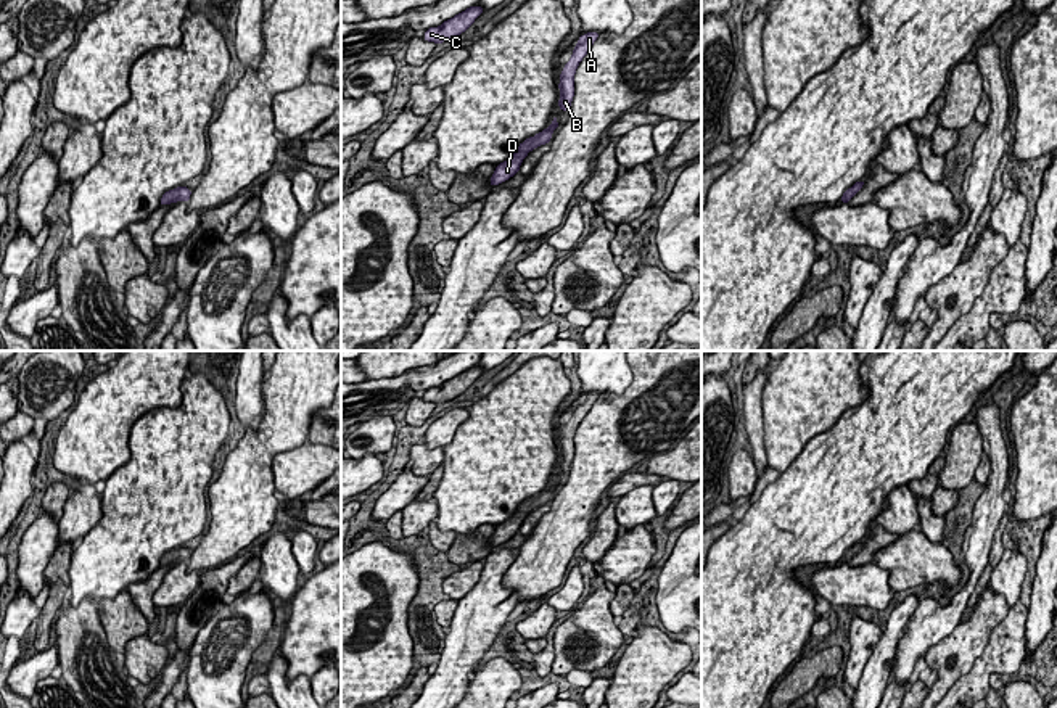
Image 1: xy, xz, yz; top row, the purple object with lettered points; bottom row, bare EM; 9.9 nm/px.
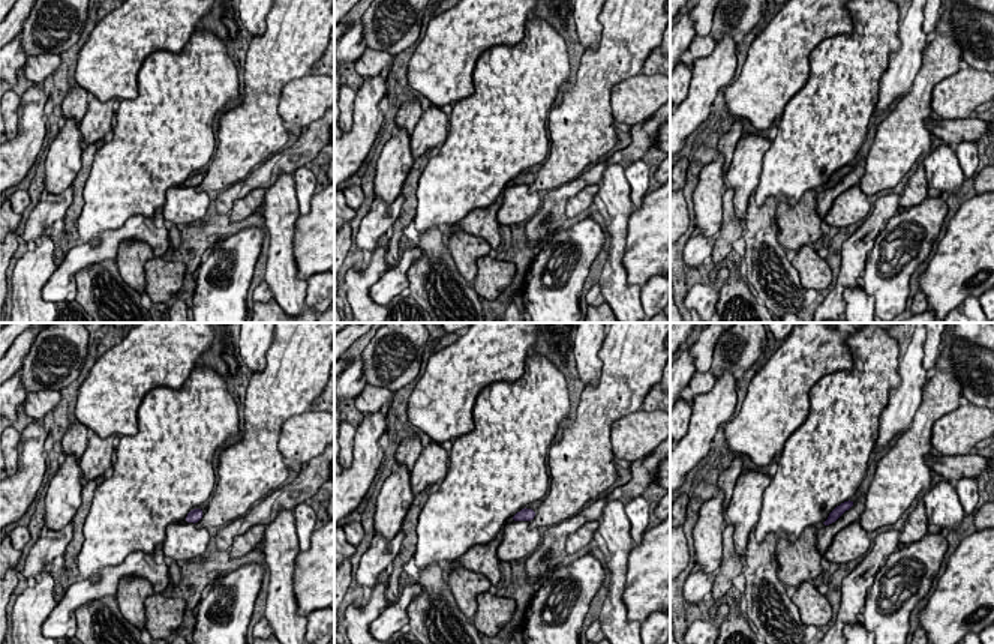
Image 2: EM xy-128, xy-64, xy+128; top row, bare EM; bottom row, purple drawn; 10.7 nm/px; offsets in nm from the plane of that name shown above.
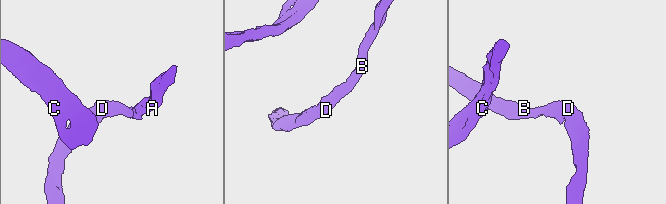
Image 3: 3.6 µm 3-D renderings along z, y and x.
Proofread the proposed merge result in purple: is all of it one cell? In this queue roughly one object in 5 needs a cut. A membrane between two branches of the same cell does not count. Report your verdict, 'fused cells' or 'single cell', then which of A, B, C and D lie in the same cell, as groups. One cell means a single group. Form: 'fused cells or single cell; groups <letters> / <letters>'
single cell; groups A B C D

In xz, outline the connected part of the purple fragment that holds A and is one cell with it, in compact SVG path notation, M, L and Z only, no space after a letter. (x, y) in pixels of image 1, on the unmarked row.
M598 393L582 394L578 399L578 405L573 409L573 415L571 415L570 422L565 425L563 431L560 433L558 468L565 473L570 471L571 462L573 462L573 457L574 457L574 434L576 434L576 430L578 430L579 423L582 422L582 418L590 410L590 407L594 405L594 402L598 399L598 396L600 396Z

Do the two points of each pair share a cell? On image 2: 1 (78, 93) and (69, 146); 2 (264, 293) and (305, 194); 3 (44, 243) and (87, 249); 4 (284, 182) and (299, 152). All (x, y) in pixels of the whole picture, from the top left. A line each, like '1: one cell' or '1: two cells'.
1: two cells
2: two cells
3: two cells
4: two cells

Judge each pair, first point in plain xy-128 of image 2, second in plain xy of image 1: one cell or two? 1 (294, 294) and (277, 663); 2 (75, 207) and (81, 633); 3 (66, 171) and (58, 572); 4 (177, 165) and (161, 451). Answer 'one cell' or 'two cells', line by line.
1: one cell
2: two cells
3: two cells
4: one cell

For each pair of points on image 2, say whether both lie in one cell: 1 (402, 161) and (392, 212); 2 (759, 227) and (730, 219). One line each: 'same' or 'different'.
1: same
2: different

